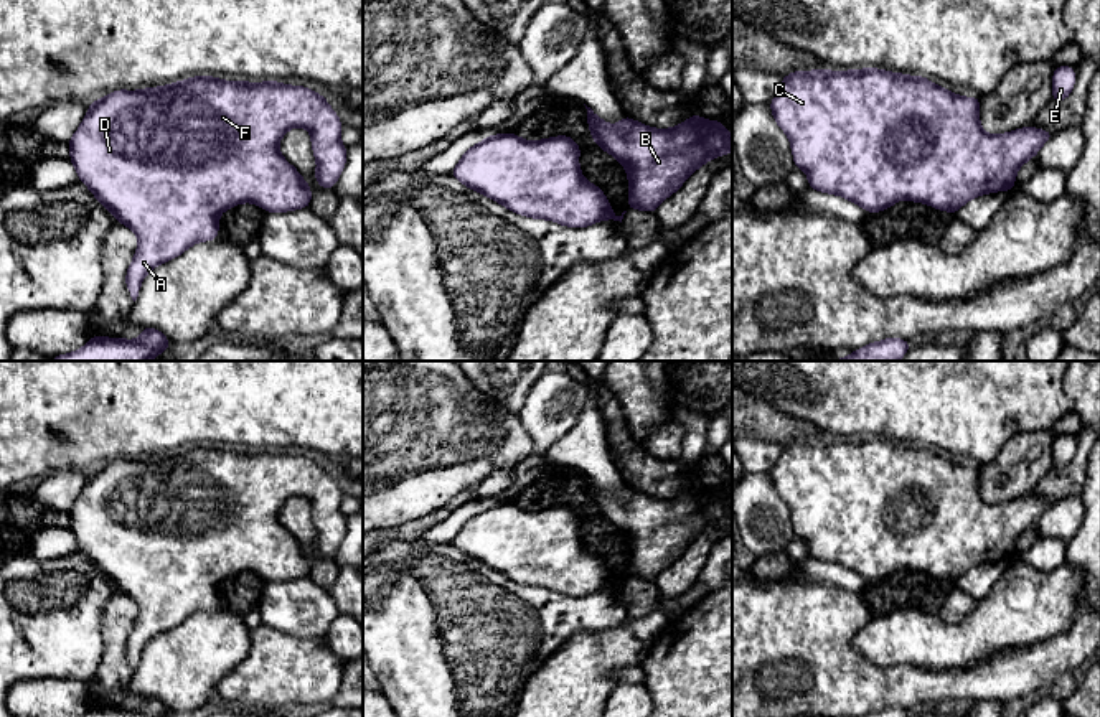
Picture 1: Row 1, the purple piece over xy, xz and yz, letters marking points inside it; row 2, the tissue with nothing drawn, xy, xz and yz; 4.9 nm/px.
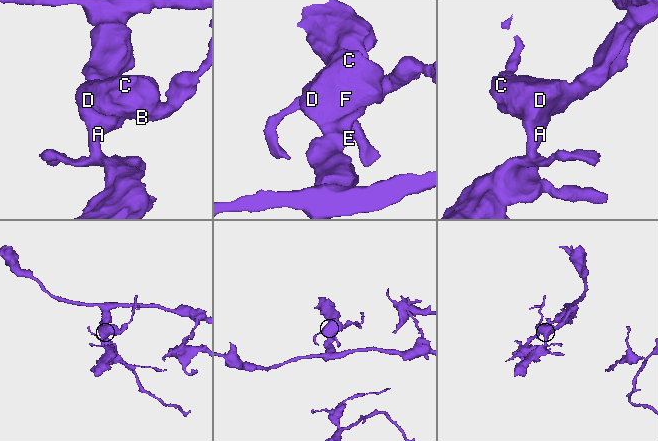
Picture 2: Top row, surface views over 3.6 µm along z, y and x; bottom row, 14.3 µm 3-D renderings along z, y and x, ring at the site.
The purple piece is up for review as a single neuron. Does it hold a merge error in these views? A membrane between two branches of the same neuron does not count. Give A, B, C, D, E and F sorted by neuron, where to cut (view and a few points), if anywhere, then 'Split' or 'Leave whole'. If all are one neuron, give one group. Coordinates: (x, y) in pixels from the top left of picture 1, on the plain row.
Groups: A B C D E F. No split. Leave whole

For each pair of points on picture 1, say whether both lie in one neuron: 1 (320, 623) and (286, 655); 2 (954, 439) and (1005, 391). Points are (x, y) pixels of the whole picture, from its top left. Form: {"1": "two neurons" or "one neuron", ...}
{"1": "two neurons", "2": "one neuron"}

